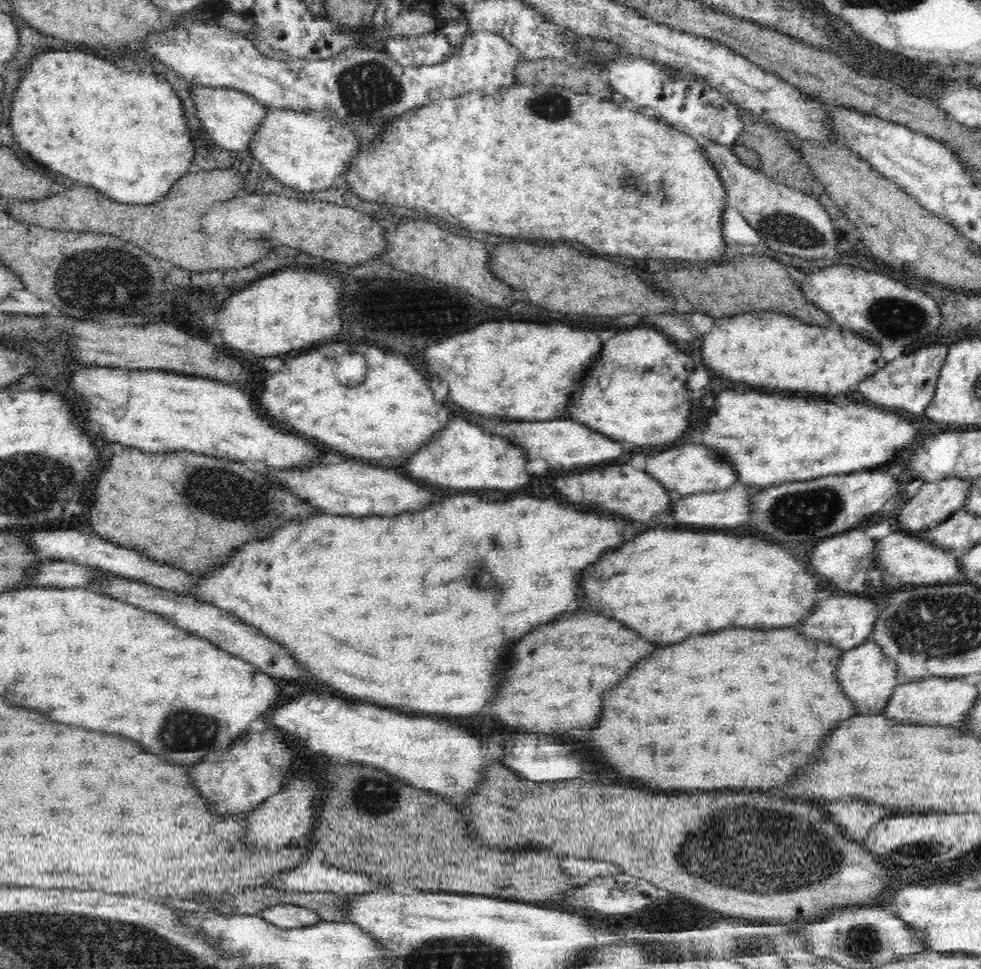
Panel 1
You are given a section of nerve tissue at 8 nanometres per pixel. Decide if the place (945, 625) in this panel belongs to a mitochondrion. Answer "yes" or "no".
yes

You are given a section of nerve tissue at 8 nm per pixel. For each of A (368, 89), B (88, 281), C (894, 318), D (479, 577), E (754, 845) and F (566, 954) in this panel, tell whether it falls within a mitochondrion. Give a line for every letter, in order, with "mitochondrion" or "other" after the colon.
A: mitochondrion
B: mitochondrion
C: mitochondrion
D: mitochondrion
E: mitochondrion
F: other

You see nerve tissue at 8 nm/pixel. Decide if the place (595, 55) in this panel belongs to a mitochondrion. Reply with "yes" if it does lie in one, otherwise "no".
yes

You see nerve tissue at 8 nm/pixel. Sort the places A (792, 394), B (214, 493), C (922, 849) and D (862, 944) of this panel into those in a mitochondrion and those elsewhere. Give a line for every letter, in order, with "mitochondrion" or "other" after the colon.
A: other
B: mitochondrion
C: mitochondrion
D: mitochondrion

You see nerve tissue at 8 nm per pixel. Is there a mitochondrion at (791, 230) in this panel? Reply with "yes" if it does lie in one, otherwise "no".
yes

